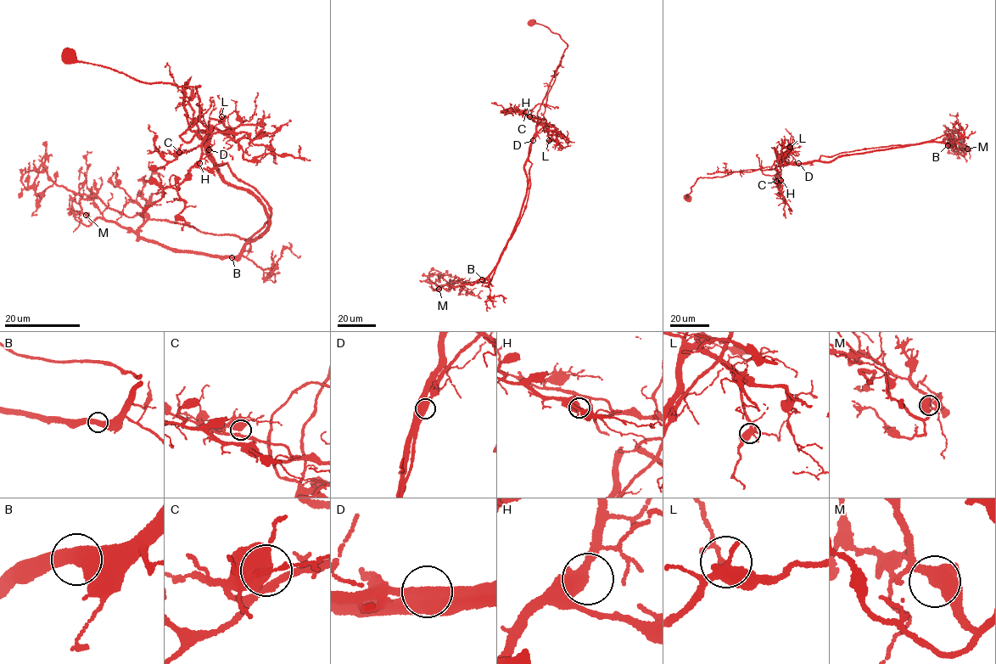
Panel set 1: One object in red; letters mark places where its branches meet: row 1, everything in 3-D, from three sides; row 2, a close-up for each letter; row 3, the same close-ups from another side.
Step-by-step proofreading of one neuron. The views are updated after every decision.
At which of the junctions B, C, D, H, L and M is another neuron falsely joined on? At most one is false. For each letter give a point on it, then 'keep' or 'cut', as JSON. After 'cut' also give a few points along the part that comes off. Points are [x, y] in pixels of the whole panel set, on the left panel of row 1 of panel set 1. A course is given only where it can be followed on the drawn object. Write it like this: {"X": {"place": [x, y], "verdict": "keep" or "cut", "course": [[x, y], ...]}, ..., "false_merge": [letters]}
{"B": {"place": [232, 257], "verdict": "keep"}, "C": {"place": [179, 152], "verdict": "keep"}, "D": {"place": [209, 149], "verdict": "cut", "course": [[209, 149], [271, 209], [248, 240], [129, 217], [97, 197], [60, 187], [42, 166], [38, 202], [57, 171]]}, "H": {"place": [199, 163], "verdict": "keep"}, "L": {"place": [221, 116], "verdict": "keep"}, "M": {"place": [86, 215], "verdict": "keep"}, "false_merge": ["D"]}

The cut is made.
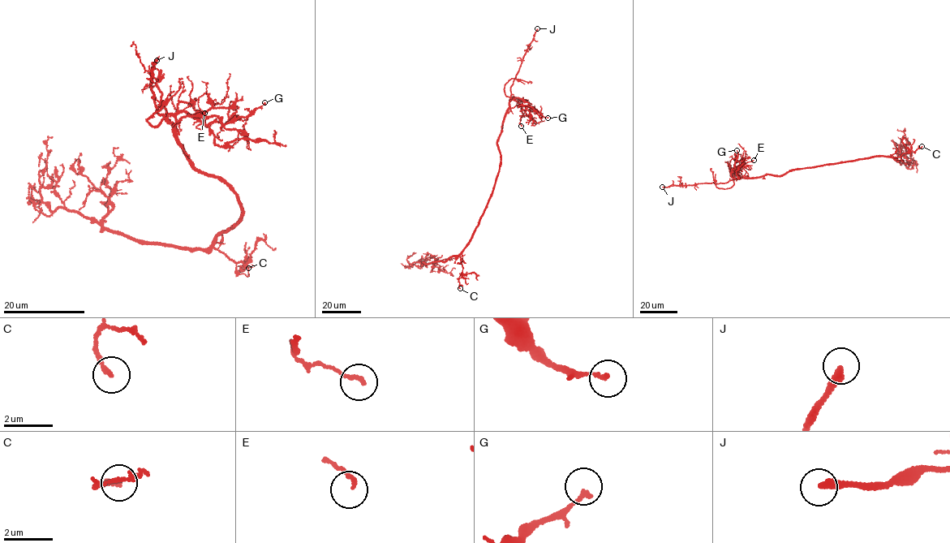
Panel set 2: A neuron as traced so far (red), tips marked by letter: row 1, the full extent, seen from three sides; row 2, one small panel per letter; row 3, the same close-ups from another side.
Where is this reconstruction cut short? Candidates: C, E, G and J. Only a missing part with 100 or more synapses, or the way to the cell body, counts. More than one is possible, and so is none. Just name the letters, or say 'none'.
J

